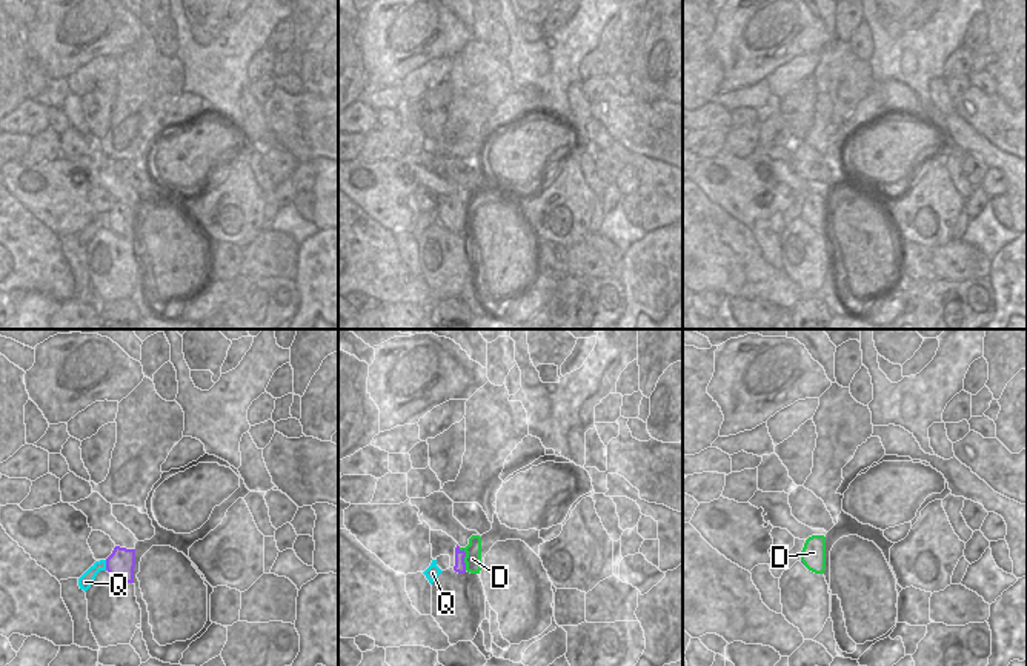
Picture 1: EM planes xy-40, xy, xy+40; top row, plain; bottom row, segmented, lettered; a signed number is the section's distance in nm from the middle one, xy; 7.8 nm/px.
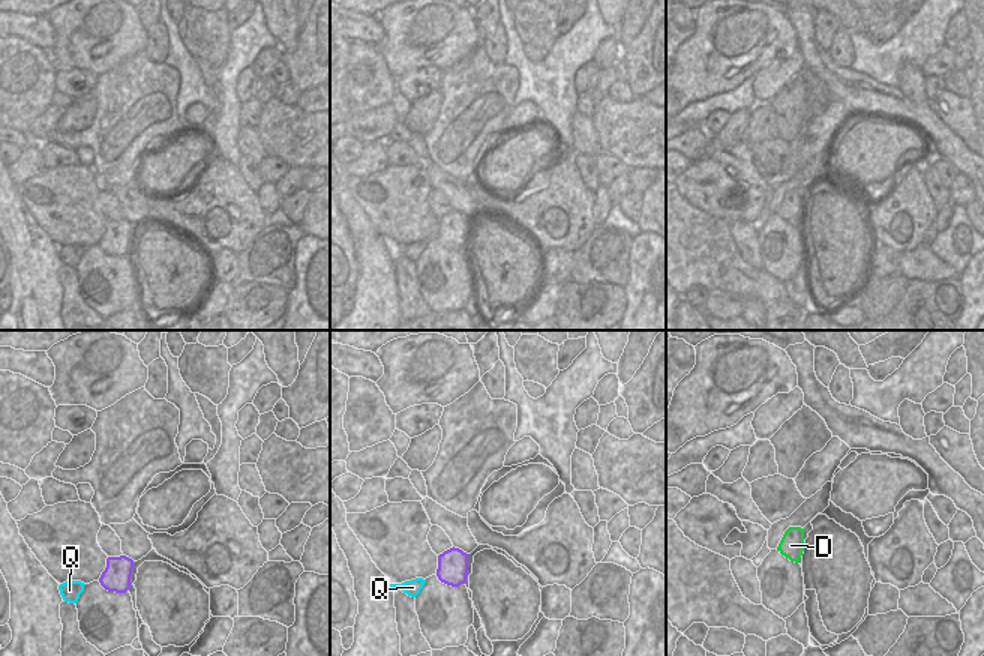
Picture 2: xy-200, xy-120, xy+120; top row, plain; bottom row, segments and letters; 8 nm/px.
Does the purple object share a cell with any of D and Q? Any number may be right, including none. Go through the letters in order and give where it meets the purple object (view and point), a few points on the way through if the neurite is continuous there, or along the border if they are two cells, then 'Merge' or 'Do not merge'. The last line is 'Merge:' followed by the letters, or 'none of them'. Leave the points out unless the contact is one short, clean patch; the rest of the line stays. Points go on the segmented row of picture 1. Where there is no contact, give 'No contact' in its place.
D: Touches purple at xy (463, 559). Path across: xy (460, 566), (463, 559), (472, 559). Merge
Q: Touches purple at xy-40 (106, 565). Boundary: xy-40 (105, 560), (106, 569). Do not merge
Merge: D

